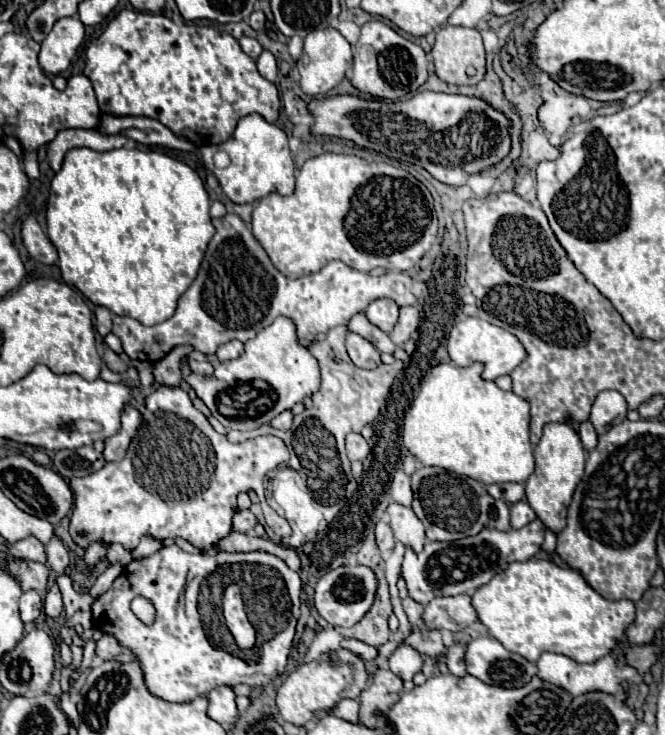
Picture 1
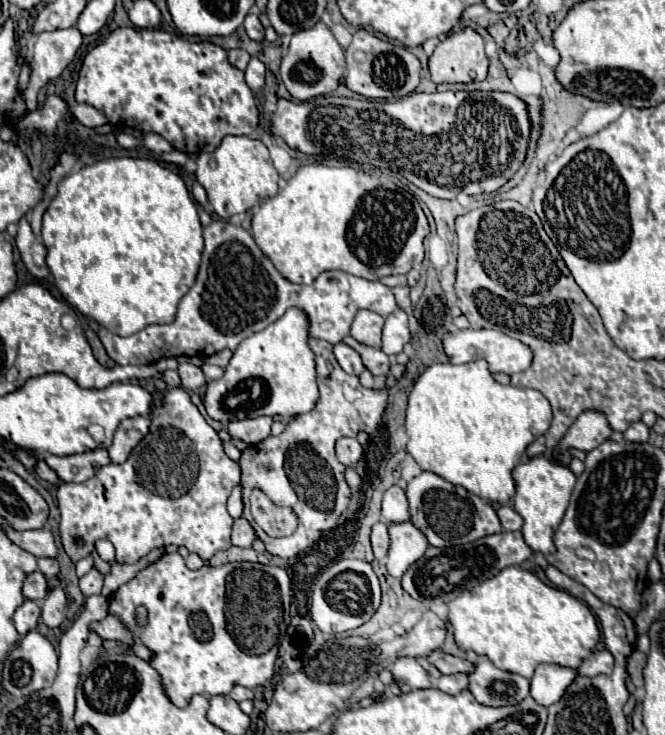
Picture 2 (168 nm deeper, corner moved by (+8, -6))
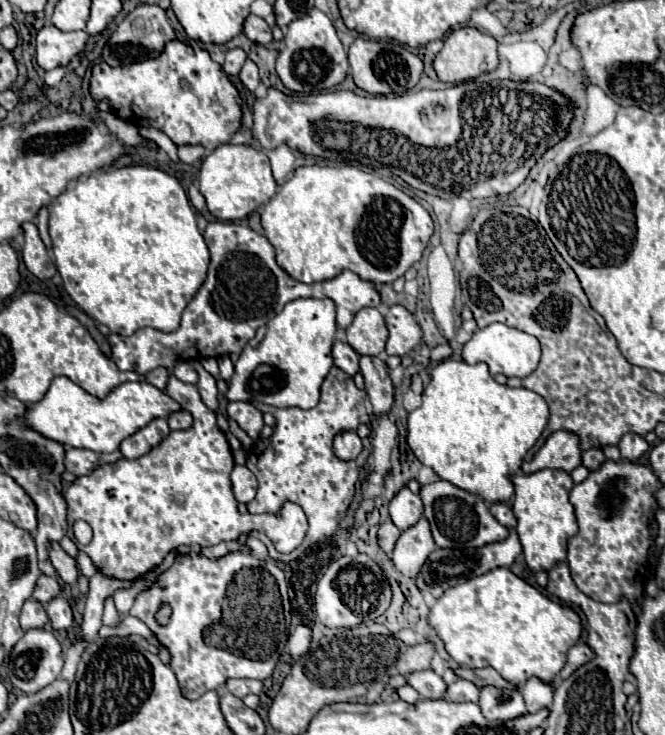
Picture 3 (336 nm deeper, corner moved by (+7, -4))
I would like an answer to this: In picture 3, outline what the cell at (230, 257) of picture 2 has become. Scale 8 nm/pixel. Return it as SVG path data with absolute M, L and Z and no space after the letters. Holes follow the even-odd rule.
M211 222L203 232L205 244L211 254L209 274L195 298L187 304L181 316L181 326L171 332L159 332L153 328L141 328L133 336L109 336L111 358L119 370L131 370L145 374L155 368L167 368L169 372L181 360L217 358L223 354L239 354L243 346L255 336L257 328L277 316L283 306L297 298L331 298L337 308L337 326L347 328L353 316L365 306L381 306L381 296L375 286L357 274L345 270L333 280L303 284L293 280L277 262L271 242L251 230L249 226L235 222Z

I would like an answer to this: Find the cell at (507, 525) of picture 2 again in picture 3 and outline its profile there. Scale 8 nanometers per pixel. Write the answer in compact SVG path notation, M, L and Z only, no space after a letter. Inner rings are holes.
M489 504L489 510L491 510L491 514L497 518L497 522L499 524L503 524L503 526L507 526L507 528L513 528L515 524L517 524L517 520L515 520L515 514L513 514L513 510L507 506L507 504Z

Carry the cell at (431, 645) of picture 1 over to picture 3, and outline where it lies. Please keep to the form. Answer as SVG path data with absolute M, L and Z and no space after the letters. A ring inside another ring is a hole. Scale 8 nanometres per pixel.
M459 668L457 676L473 682L477 688L485 688L485 686L495 686L495 688L517 688L515 684L509 684L507 680L503 680L493 668Z

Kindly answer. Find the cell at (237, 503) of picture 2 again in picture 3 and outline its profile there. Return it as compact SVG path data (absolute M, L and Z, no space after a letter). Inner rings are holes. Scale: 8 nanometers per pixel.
M235 466L231 472L231 482L233 482L235 498L243 504L251 502L253 496L257 494L257 478L247 466Z

